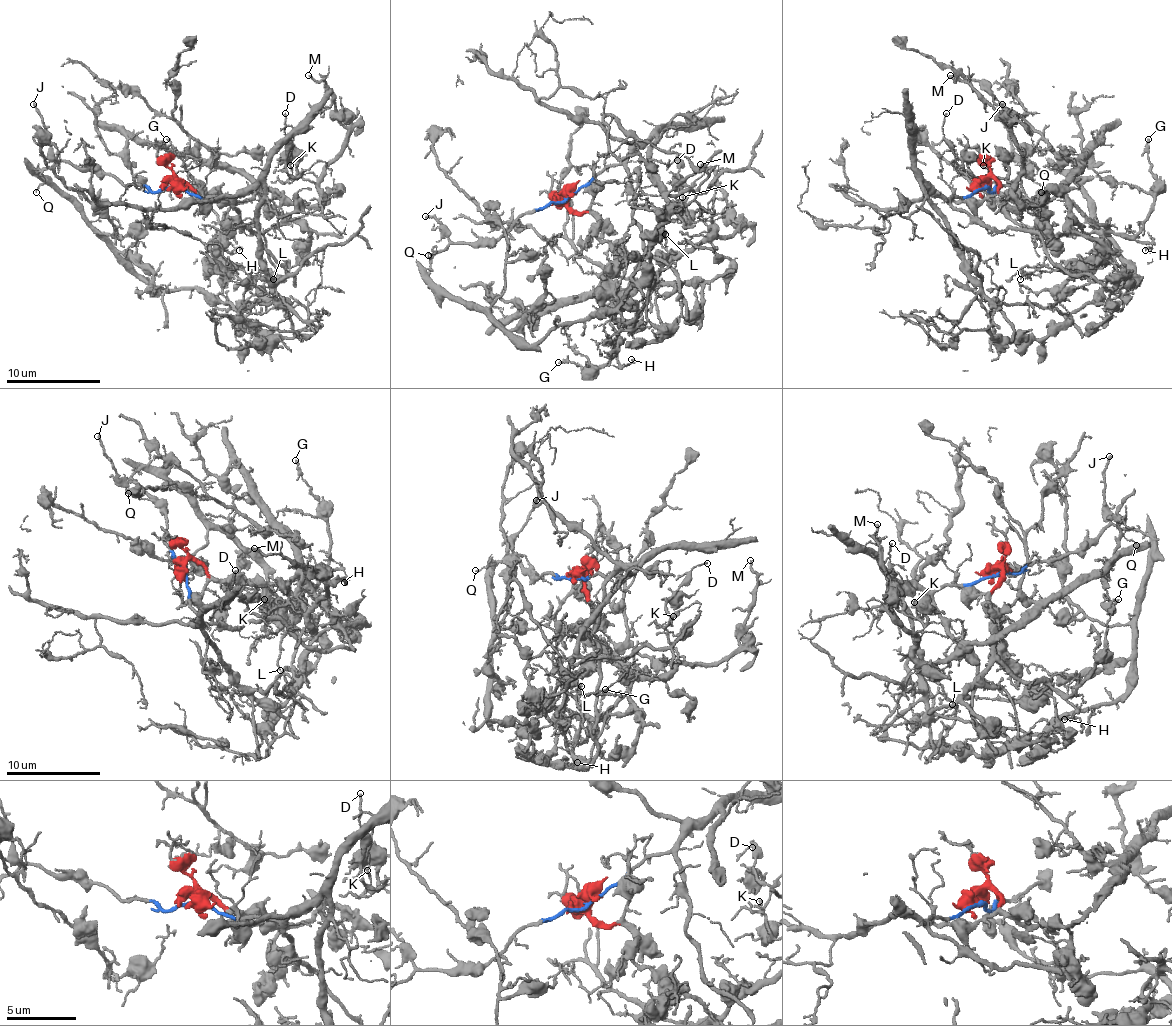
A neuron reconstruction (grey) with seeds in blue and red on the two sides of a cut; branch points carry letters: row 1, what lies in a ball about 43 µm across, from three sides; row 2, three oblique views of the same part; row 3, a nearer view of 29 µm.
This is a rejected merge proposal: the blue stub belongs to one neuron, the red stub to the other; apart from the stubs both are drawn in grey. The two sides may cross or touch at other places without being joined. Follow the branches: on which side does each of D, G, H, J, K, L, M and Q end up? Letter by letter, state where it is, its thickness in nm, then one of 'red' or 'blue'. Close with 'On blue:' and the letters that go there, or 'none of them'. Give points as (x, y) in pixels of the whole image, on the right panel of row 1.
D: place (946, 113); calibre 130 nm; red
G: place (1148, 139); calibre 170 nm; red
H: place (1145, 250); calibre 150 nm; red
J: place (1002, 104); calibre 190 nm; blue
K: place (983, 165); calibre 140 nm; red
L: place (1020, 279); calibre 140 nm; red
M: place (950, 75); calibre 170 nm; red
Q: place (1041, 192); calibre 110 nm; blue
On blue: J, Q

